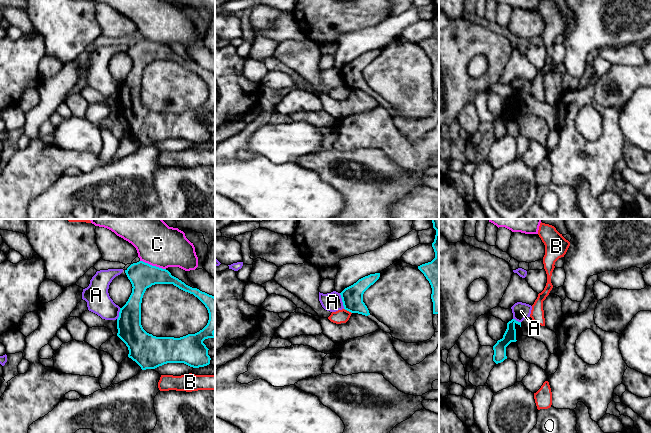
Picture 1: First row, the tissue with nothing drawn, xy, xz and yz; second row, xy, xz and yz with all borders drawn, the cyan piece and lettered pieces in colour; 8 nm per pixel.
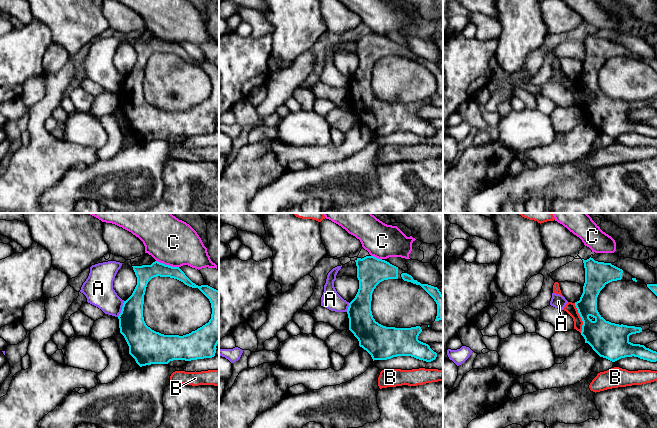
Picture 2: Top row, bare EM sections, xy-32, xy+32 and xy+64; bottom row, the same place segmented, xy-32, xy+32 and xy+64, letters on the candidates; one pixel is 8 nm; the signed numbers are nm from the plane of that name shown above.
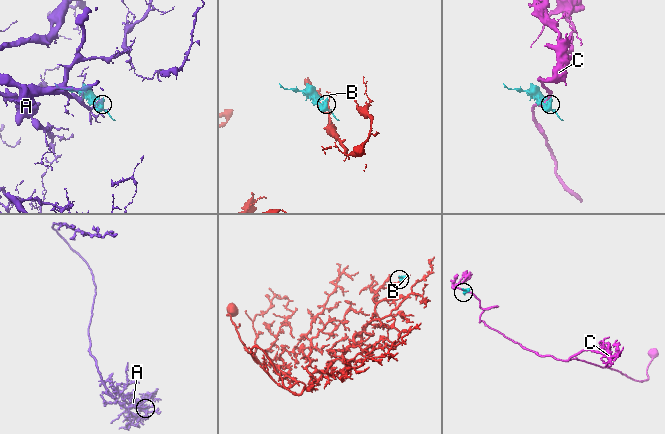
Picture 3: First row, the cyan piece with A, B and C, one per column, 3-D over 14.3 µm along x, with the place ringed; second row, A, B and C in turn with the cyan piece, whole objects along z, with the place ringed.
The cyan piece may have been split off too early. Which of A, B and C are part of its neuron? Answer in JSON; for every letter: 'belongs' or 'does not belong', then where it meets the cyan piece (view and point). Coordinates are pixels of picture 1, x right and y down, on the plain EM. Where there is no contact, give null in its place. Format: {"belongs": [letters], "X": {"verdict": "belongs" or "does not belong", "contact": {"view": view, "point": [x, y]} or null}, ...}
{"belongs": [], "A": {"verdict": "does not belong", "contact": {"view": "xz", "point": [342, 77]}}, "B": {"verdict": "does not belong", "contact": {"view": "xz", "point": [348, 86]}}, "C": {"verdict": "does not belong", "contact": {"view": "xy", "point": [153, 42]}}}

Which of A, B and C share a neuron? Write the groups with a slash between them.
A / B / C

